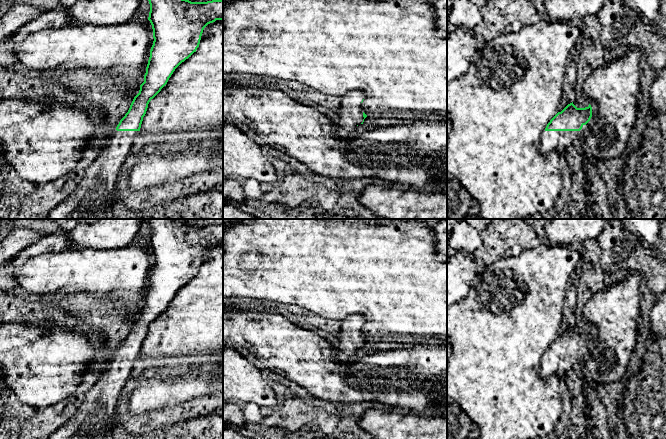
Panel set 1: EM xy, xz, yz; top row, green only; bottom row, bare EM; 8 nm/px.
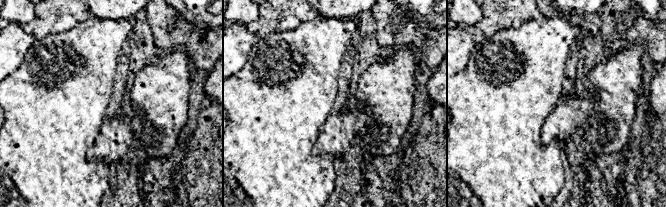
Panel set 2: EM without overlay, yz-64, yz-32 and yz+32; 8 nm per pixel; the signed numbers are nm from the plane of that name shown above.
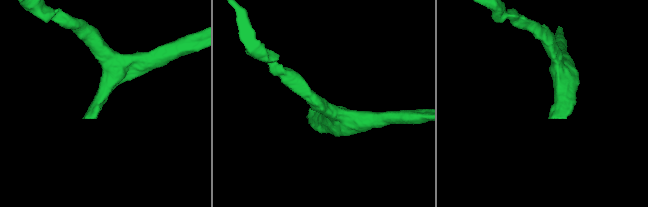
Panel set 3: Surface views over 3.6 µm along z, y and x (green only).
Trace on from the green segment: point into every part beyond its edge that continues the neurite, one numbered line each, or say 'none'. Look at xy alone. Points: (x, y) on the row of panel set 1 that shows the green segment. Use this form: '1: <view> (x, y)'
1: xy (92, 198)

